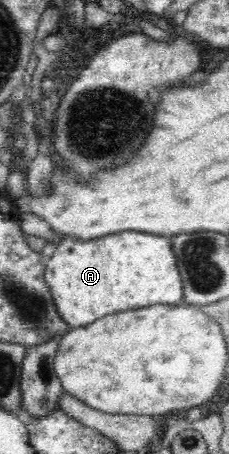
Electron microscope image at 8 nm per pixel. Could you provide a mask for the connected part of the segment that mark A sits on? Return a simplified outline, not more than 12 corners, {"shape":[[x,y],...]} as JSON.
{"shape":[[62,238],[43,263],[75,329],[184,304],[169,240]]}

